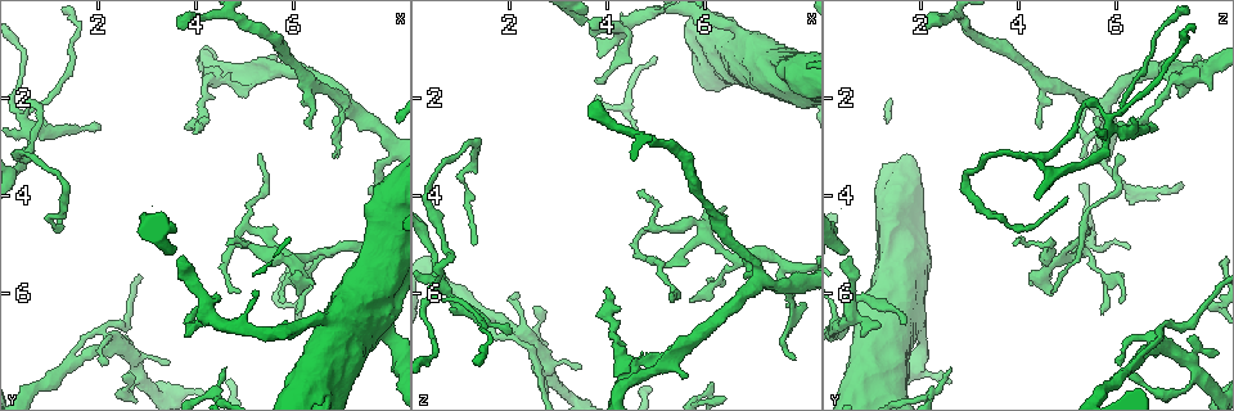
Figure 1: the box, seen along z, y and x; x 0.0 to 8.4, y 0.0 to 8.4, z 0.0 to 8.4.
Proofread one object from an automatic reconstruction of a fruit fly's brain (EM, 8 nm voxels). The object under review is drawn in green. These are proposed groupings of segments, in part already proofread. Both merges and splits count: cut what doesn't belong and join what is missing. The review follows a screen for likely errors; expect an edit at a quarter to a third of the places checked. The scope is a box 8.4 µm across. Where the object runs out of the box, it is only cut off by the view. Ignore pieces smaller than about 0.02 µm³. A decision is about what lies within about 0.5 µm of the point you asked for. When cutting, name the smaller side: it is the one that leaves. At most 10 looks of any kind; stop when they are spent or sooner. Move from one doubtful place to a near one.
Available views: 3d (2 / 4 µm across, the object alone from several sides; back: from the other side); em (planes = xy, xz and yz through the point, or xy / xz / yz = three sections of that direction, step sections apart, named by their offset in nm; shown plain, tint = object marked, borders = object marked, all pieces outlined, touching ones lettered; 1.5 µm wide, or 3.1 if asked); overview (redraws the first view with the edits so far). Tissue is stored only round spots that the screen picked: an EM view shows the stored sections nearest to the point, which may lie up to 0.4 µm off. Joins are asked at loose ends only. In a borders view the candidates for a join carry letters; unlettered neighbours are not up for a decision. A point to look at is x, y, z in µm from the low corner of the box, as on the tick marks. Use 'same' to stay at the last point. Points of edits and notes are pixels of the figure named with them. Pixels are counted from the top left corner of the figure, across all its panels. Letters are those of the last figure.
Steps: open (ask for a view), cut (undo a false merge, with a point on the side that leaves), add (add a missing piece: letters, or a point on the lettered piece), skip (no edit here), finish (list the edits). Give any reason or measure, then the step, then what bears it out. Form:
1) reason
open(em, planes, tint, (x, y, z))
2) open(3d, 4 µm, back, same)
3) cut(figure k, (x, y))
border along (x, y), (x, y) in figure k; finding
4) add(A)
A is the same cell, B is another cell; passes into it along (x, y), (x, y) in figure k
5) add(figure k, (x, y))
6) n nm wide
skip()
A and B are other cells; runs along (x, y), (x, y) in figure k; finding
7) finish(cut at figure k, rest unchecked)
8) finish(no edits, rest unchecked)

tapers out
open(em, planes, borders, (3.95, 2.75, 5.95))

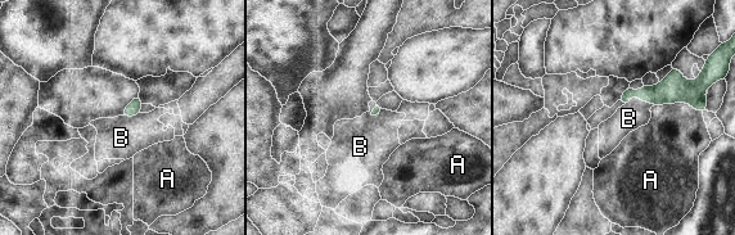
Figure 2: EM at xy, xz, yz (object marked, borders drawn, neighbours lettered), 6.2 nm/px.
skip()
A and B are other cells; border along (623, 104), (635, 95), (653, 105) in figure 2; no lettered piece goes on from it

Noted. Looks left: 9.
looks like a crossing
open(em, planes, borders, (0.65, 2.65, 5.80))

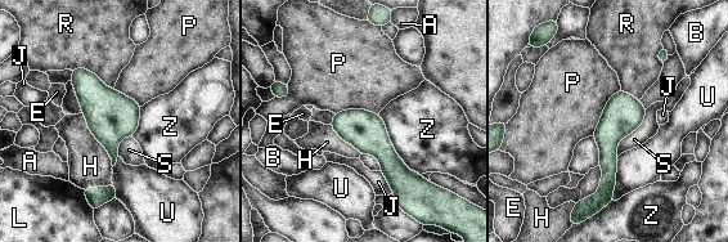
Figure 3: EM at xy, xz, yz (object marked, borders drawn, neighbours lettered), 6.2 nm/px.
skip()
A, B, E, H, J, L, P, R, S, U and Z are other cells; runs along (620, 94), (605, 198) in figure 3; continuous, no second neuron

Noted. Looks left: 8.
branch stops here
open(3d, 4 µm, (6.30, 2.60, 4.35))

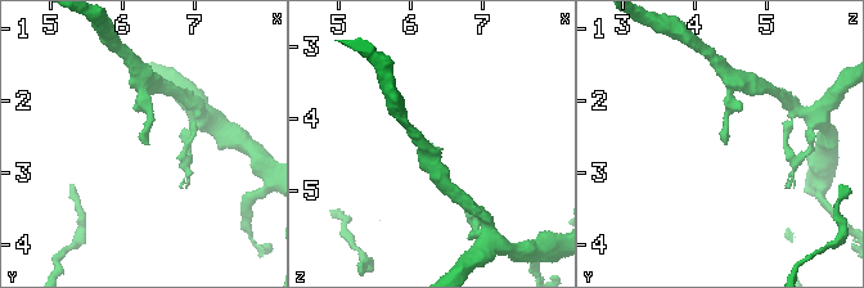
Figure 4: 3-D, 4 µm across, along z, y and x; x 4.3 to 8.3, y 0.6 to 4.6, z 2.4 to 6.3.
shape alone is not enough
open(em, xz, step 8, tint, (6.40, 2.65, 4.35))

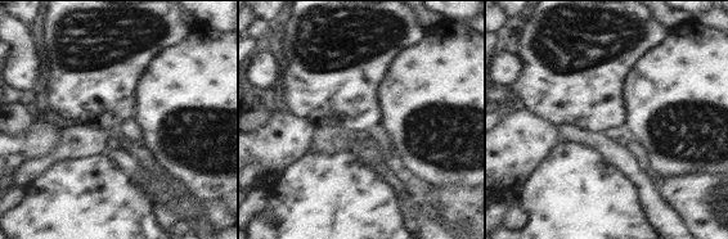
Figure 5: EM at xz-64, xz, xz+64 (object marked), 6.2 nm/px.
open(em, planes, borders, same)

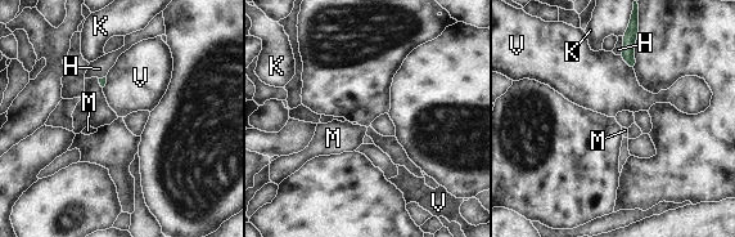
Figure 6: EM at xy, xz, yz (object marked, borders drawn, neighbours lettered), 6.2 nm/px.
skip()
H, K, M and V are other cells; border along (619, 56), (632, 70) in figure 6; no lettered piece goes on from it

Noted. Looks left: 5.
branch stops here
open(em, xz, step 8, borders, (2.15, 7.50, 6.00))

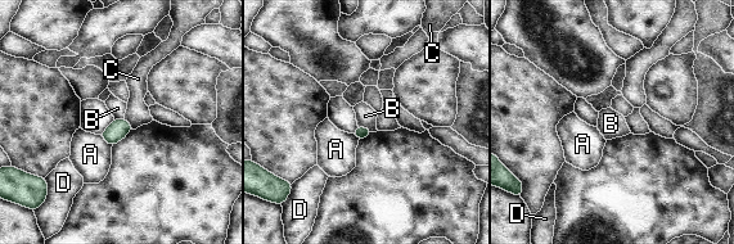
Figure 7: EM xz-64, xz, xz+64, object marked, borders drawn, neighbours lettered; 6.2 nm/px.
open(em, planes, borders, same)

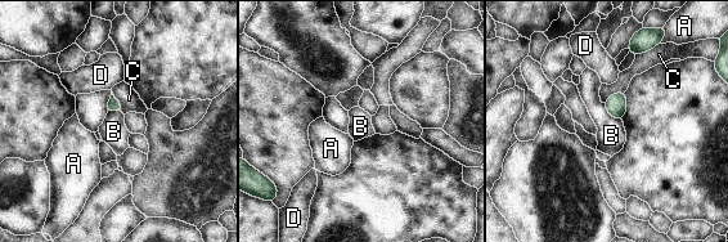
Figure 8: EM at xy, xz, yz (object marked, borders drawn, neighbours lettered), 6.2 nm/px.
skip()
A, B, C and D are other cells; border along (603, 103), (606, 110), (620, 120) in figure 8; no lettered piece goes on from it

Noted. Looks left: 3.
finish(no edits, rest unchecked)

